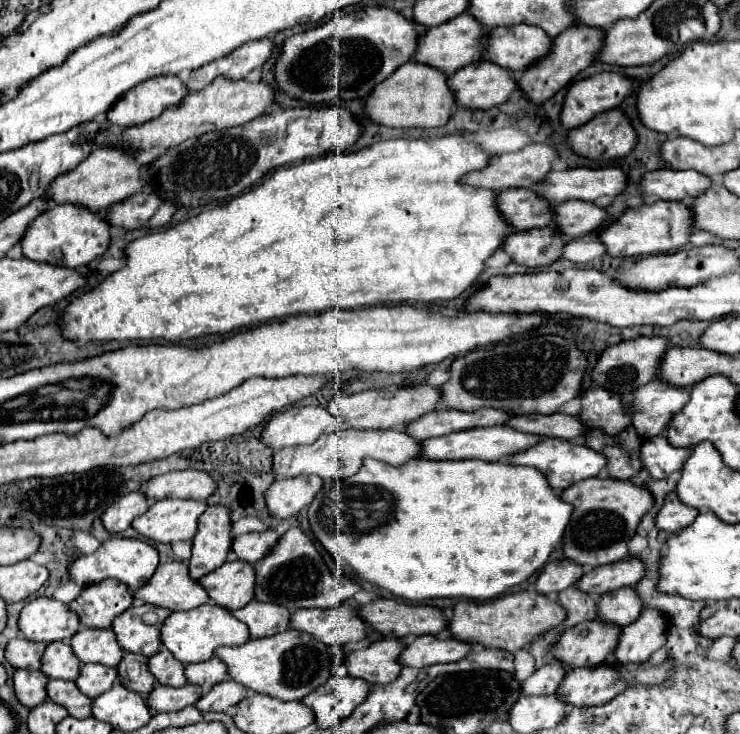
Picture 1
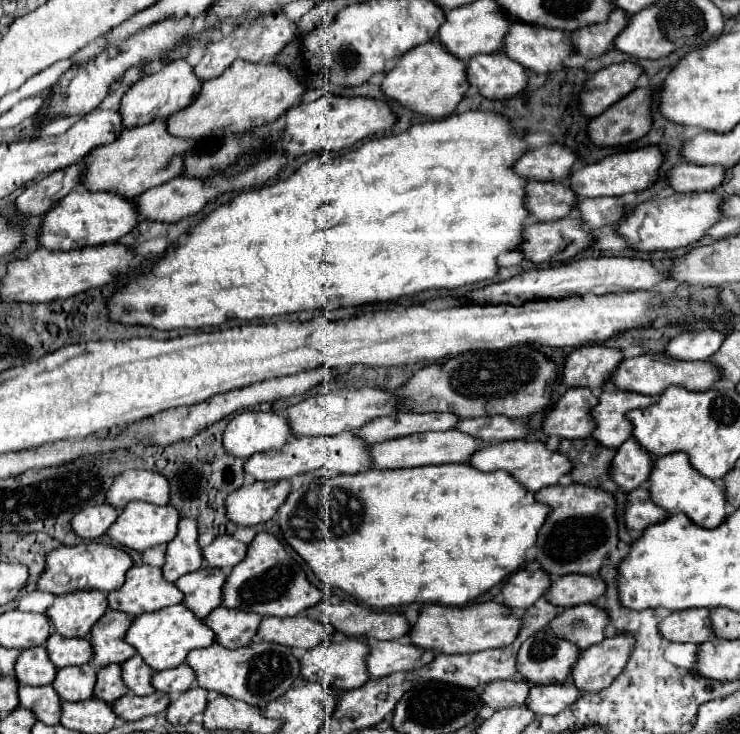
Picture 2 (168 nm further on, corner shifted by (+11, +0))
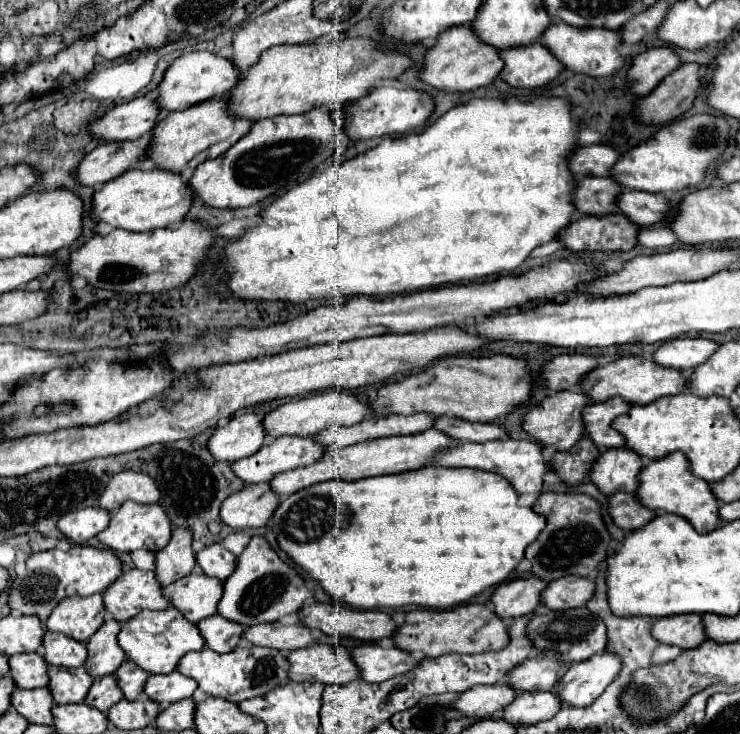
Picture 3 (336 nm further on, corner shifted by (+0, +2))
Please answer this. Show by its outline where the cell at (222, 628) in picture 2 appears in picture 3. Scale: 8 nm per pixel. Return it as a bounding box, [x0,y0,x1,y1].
[198,615,244,653]

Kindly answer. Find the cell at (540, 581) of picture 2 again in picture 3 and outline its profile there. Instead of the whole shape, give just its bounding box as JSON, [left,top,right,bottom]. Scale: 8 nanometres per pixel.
[492,573,548,619]

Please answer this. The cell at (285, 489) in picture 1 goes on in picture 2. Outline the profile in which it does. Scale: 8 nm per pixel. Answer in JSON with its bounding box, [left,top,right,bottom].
[225,481,291,527]

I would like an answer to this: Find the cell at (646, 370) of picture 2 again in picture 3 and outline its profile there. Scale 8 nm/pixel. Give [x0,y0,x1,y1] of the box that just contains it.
[582,357,688,403]

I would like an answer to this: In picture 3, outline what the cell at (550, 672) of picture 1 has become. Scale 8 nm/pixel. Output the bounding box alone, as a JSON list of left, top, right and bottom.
[450,683,518,717]

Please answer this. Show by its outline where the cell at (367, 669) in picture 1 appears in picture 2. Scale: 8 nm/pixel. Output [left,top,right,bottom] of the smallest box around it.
[299,639,369,691]

